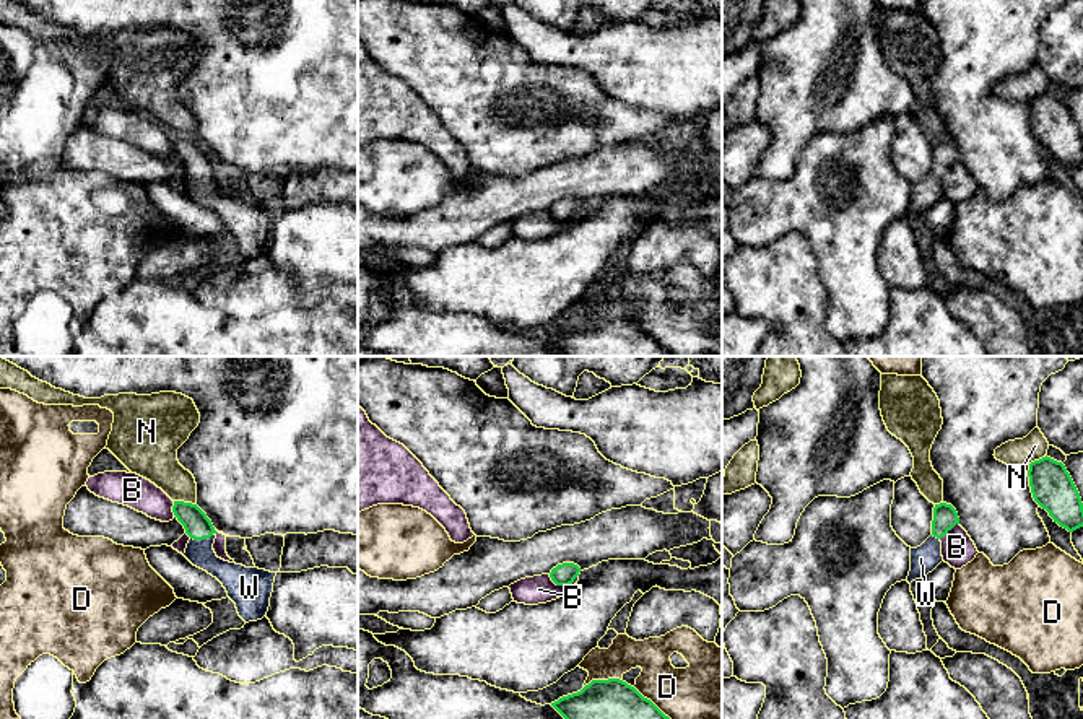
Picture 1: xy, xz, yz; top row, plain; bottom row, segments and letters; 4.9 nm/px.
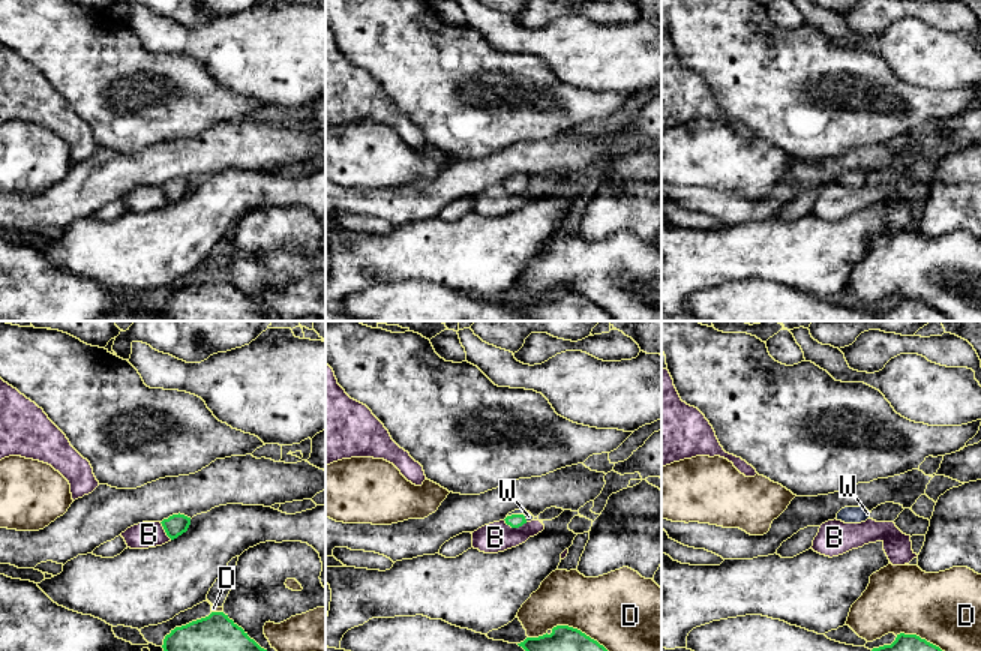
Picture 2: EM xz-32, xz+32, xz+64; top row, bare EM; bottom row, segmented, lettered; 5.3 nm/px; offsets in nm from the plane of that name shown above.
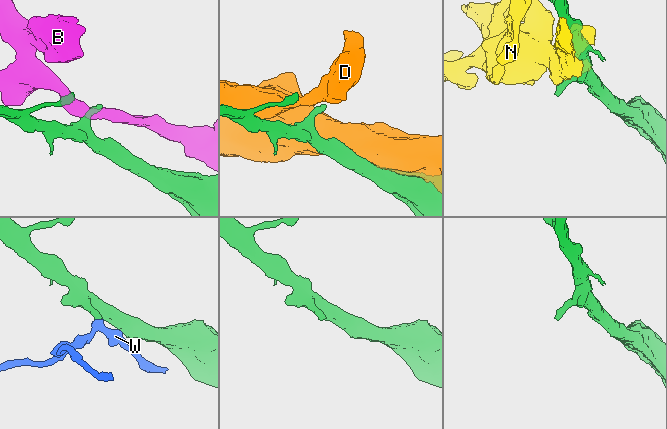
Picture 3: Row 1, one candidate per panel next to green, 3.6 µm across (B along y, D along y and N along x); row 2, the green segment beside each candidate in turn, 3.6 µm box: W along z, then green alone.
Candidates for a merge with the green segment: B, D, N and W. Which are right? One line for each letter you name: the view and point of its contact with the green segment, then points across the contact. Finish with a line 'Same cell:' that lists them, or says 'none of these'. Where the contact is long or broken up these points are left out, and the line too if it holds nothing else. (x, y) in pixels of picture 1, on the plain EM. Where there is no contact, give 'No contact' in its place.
W: Touches green at xy (202, 174). Path across: xy (197, 161), (202, 174), (202, 186), (234, 213)
Same cell: W

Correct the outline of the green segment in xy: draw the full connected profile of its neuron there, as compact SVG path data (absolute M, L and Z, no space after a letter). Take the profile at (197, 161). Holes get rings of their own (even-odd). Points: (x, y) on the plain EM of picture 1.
M174 137L172 148L190 172L184 192L223 220L246 259L267 252L276 208L218 194L213 185L216 166L197 140Z

